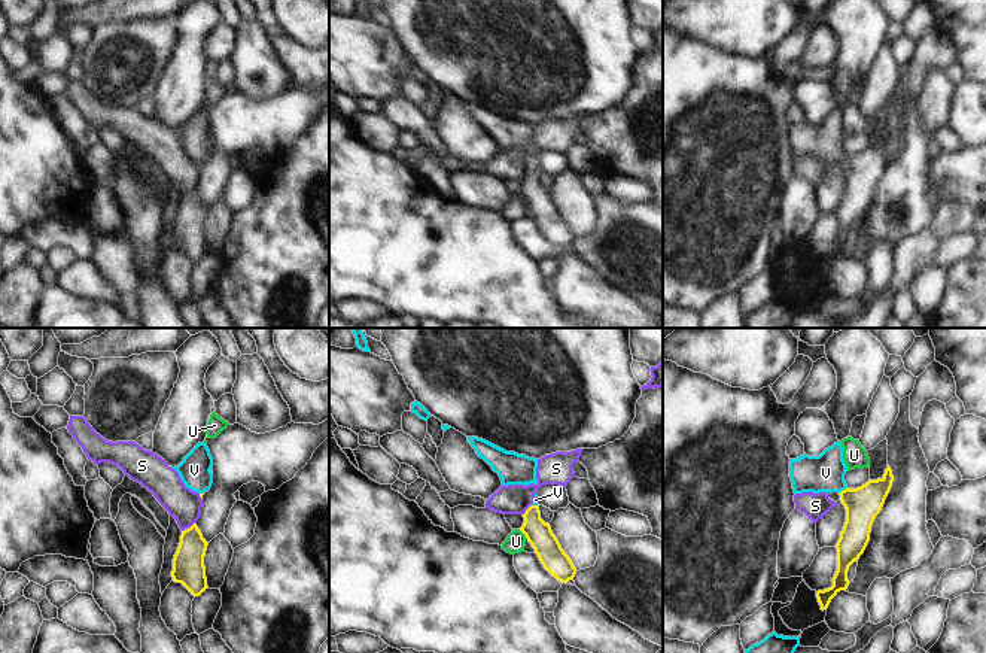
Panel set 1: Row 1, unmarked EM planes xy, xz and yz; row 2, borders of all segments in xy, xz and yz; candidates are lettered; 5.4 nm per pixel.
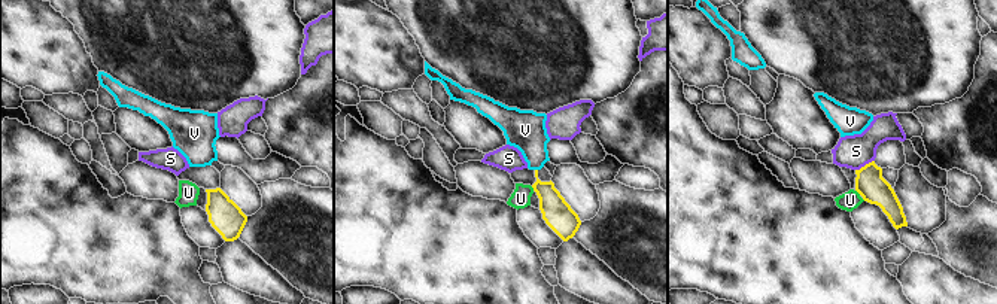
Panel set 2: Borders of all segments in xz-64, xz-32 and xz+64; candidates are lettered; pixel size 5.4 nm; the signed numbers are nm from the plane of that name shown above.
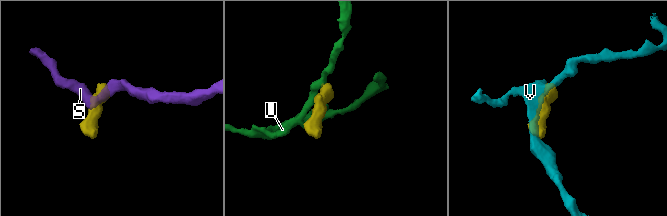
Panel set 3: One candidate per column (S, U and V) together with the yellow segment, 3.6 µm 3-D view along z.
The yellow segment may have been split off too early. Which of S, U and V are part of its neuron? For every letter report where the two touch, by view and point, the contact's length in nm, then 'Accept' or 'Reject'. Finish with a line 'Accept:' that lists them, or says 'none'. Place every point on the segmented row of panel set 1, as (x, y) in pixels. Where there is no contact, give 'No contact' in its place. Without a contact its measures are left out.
S: Touches yellow at xy (188, 528). Shared border 90 nm. Reject
U: Touches yellow at xz (525, 534). Shared border 80 nm. Reject
V: Touches yellow at yz (845, 489). Shared border 70 nm. Accept
Accept: V

